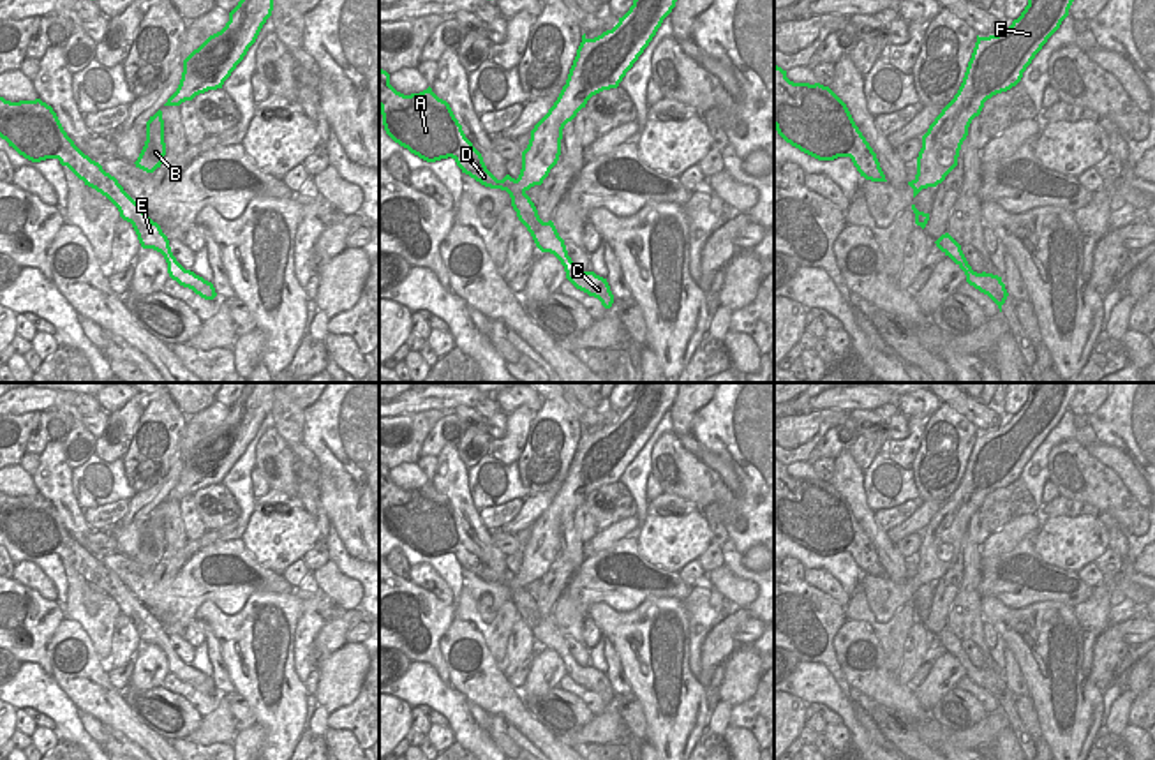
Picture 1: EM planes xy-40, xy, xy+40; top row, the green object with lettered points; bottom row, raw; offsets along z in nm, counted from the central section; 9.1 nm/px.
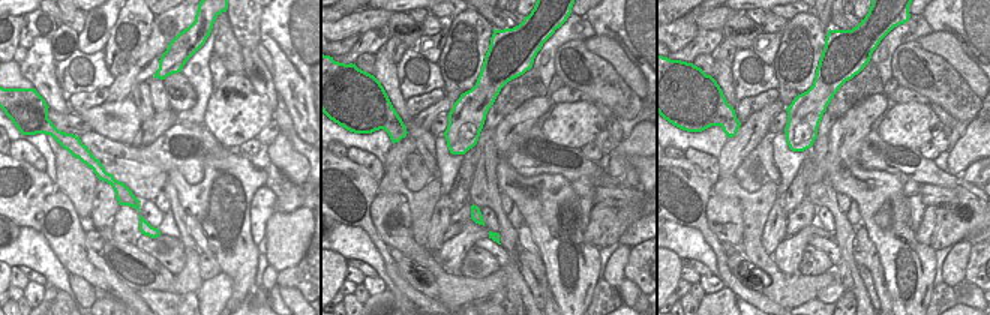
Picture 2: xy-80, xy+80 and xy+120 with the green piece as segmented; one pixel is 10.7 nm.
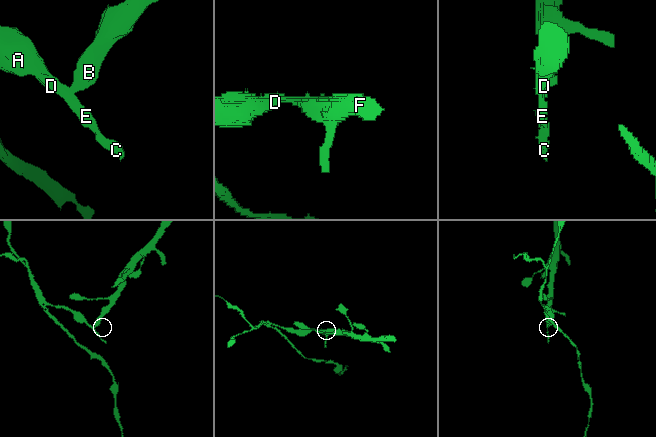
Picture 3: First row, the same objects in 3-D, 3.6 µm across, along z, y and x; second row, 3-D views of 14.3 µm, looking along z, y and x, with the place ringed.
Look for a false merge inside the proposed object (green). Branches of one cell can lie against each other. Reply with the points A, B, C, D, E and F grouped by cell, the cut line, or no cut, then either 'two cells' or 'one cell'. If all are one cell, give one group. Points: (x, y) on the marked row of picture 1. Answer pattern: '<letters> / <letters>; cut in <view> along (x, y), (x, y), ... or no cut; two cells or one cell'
A C D E / B F; cut in xy along (514, 180), (524, 193); two cells

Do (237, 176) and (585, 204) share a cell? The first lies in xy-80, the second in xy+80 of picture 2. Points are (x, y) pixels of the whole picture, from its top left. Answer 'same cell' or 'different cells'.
different cells

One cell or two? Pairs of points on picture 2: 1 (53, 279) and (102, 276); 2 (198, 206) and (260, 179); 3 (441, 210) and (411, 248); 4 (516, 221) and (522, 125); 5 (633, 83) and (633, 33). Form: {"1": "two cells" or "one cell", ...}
{"1": "two cells", "2": "one cell", "3": "two cells", "4": "two cells", "5": "two cells"}

